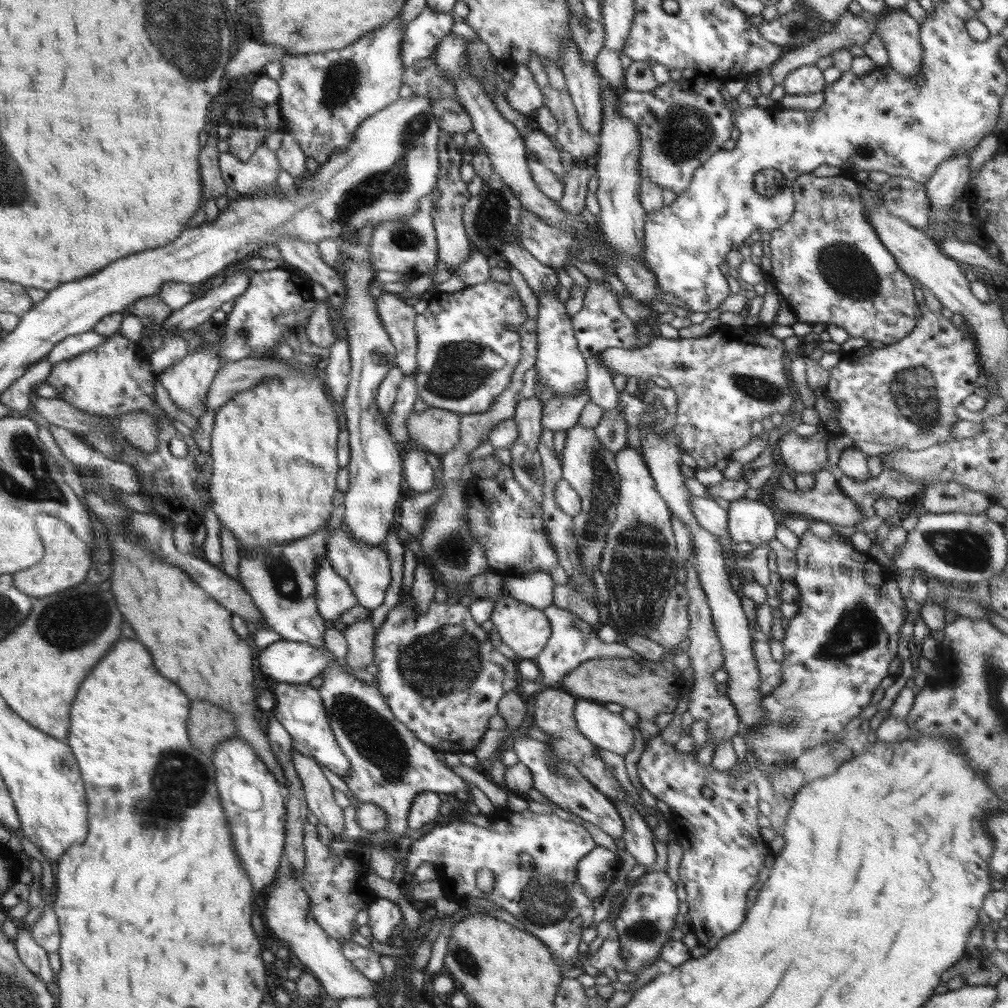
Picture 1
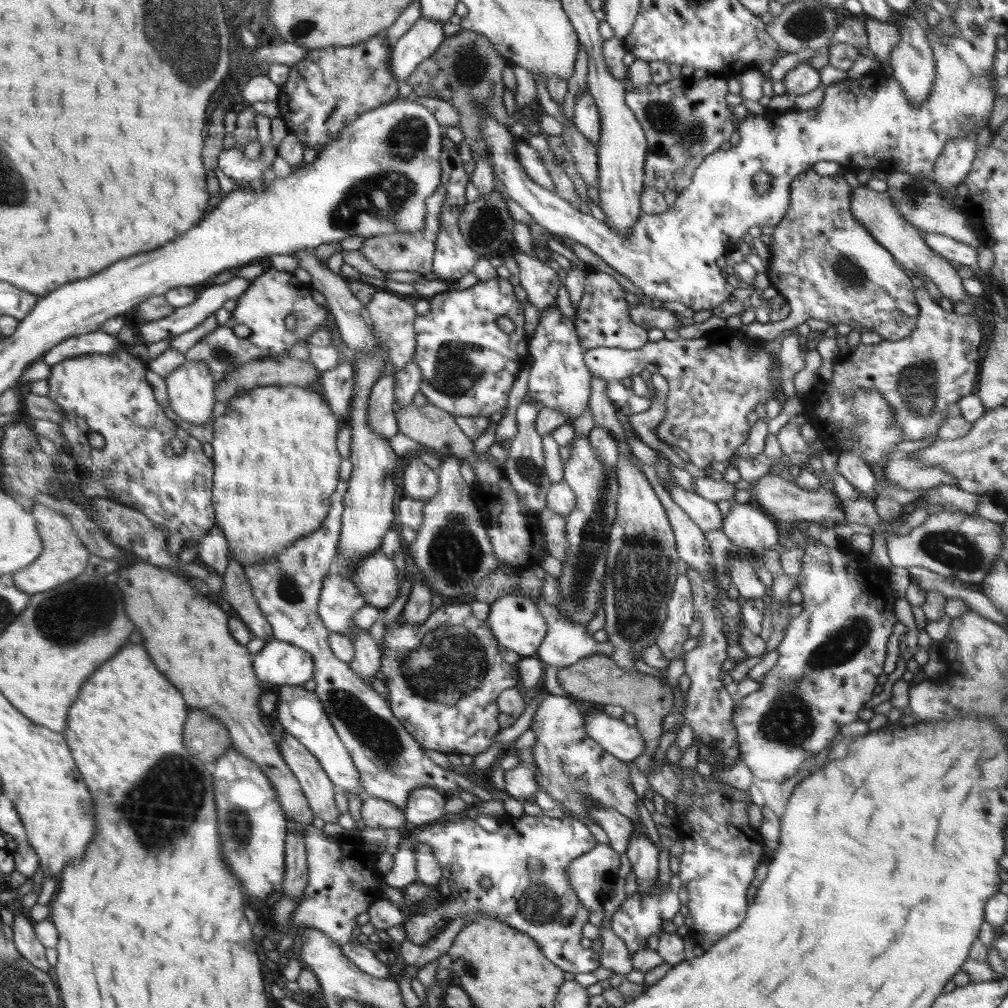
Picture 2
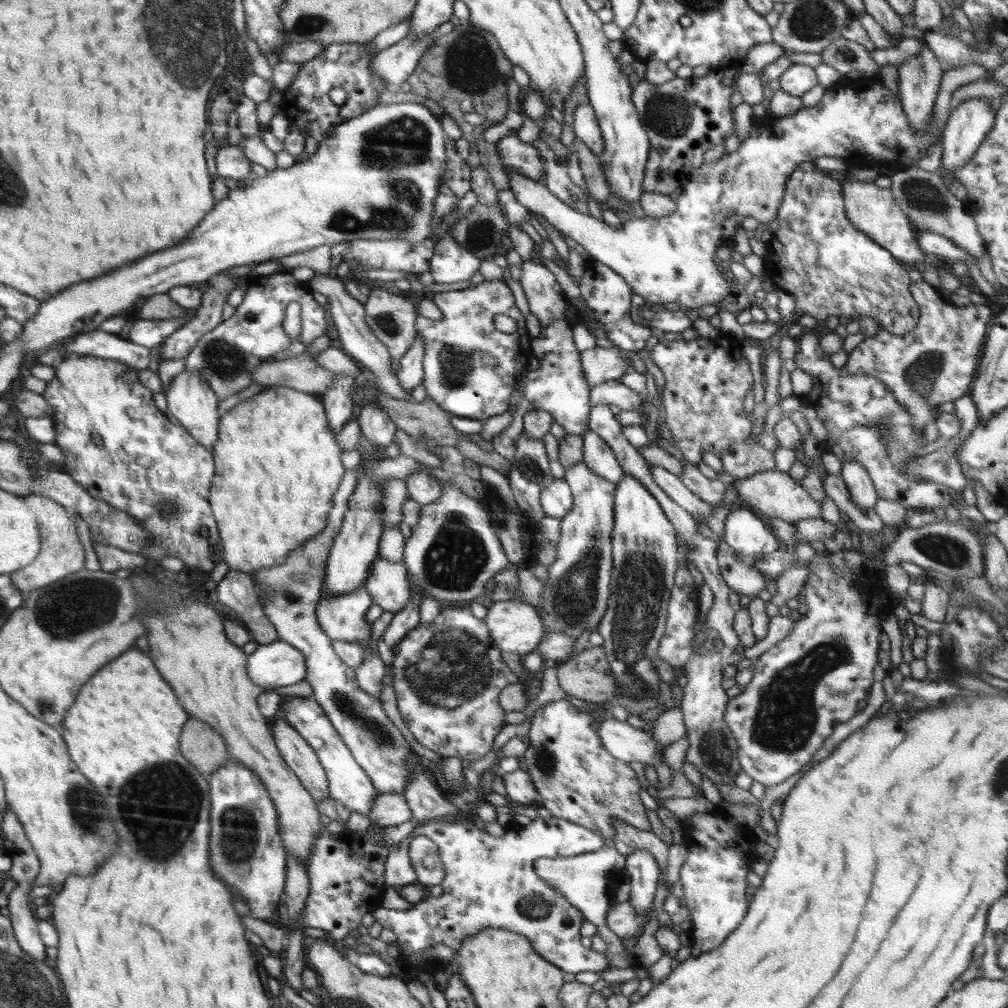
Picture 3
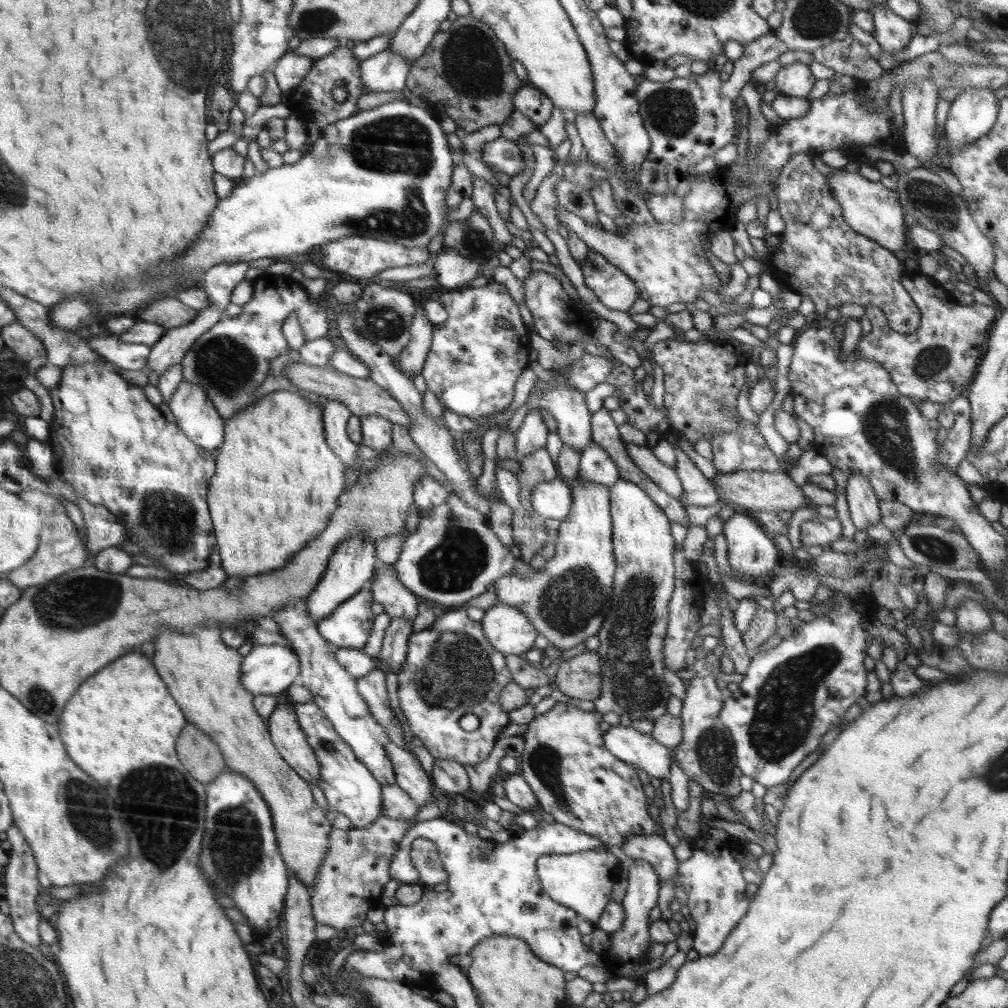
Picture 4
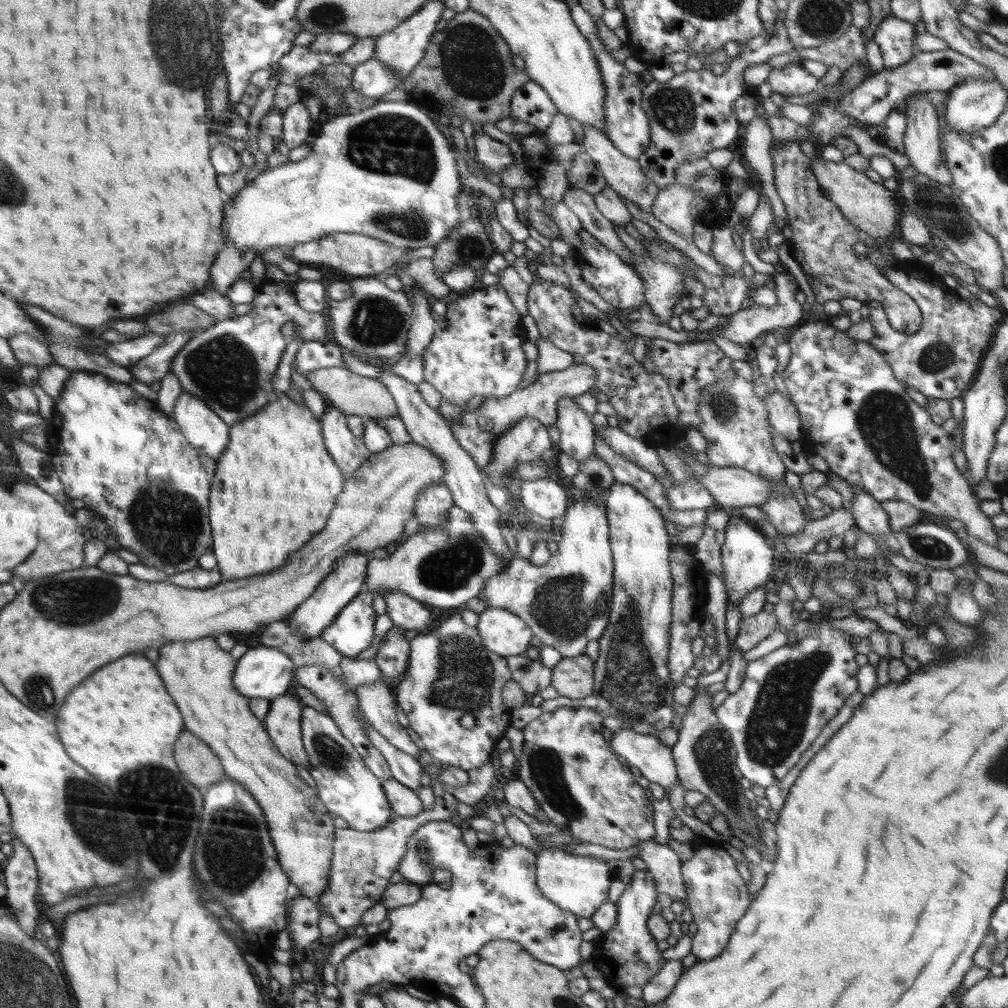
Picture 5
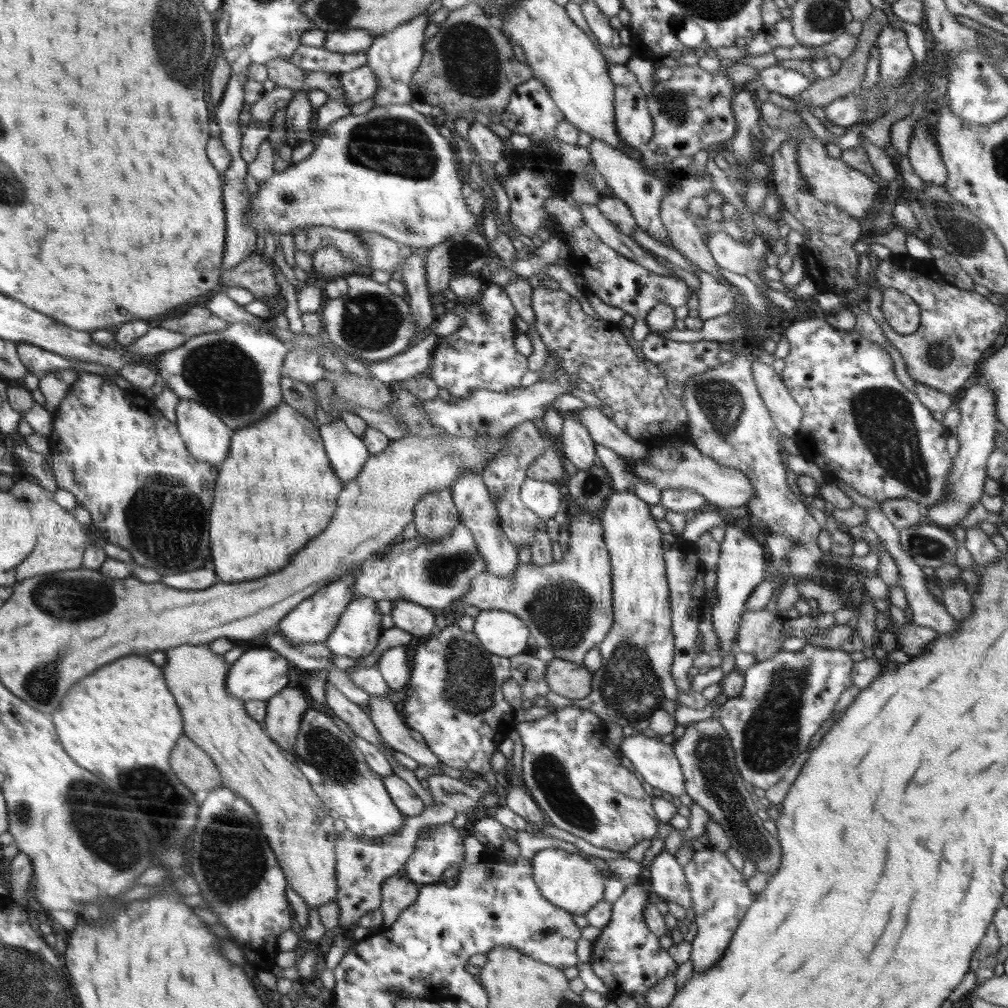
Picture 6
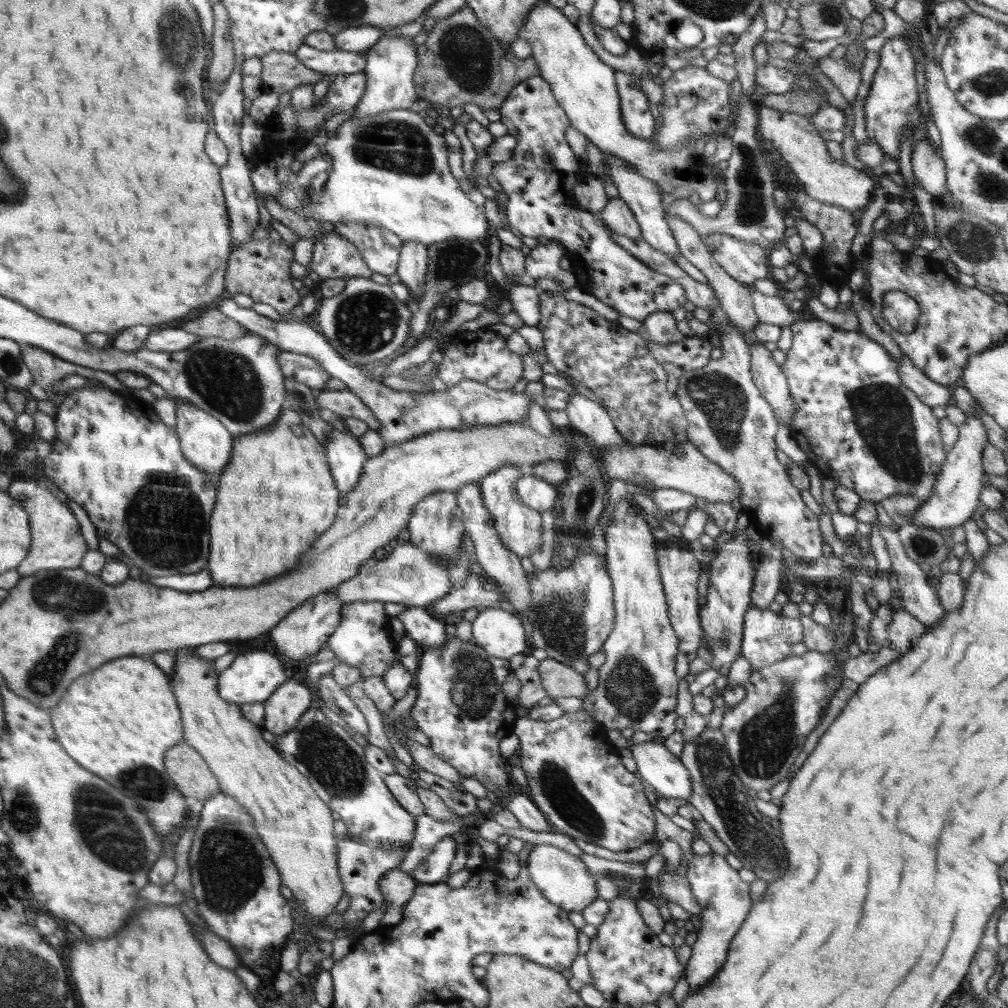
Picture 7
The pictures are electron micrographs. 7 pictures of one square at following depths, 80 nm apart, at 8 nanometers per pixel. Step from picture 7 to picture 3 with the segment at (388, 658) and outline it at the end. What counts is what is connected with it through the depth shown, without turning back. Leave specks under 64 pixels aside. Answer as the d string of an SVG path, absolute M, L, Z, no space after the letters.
M363 586L347 594L325 596L318 604L320 628L332 641L369 642L372 624L365 618L372 603L371 594Z

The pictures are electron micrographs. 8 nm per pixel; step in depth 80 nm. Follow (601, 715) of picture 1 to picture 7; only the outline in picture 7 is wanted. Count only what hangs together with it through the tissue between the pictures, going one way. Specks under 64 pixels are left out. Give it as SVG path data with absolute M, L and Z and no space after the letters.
M628 741L628 744L628 749L632 752L632 756L637 764L637 772L641 778L644 778L650 786L653 786L660 796L677 799L684 798L684 800L688 801L693 791L690 771L676 755L668 751L664 743L647 741L638 745L632 745L632 747L630 747L630 741Z

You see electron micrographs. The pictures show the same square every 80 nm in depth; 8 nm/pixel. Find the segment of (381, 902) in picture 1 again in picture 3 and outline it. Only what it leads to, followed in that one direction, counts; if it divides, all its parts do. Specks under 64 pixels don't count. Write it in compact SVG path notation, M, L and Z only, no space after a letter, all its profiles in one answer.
M536 817L532 819L530 825L525 826L516 823L513 819L504 829L504 835L496 837L487 833L487 831L478 829L476 825L464 826L464 824L458 824L458 822L446 824L446 822L438 822L438 820L429 820L418 824L407 838L400 841L398 850L389 853L384 872L386 886L406 886L418 881L418 875L416 875L409 856L410 841L417 836L427 836L438 846L439 856L444 864L445 876L442 884L440 884L443 889L442 896L436 898L436 896L428 893L421 902L415 903L407 910L388 909L377 904L372 911L374 920L380 922L384 929L391 930L398 937L395 946L400 949L401 961L405 967L428 972L434 976L438 970L444 970L445 966L436 968L438 960L425 955L429 948L443 942L446 946L450 946L452 950L458 950L462 946L464 939L480 933L482 929L494 927L504 928L528 938L532 948L542 958L555 964L564 972L571 972L576 975L578 972L589 970L600 973L605 968L608 968L609 962L604 953L595 952L580 943L580 929L584 918L578 908L566 901L566 896L558 893L556 889L548 887L544 882L538 884L538 886L534 884L534 888L522 888L522 882L526 882L528 870L532 872L537 858L569 857L595 851L605 845L604 839L598 833L592 832L579 824L557 817L552 817L547 822L542 817Z

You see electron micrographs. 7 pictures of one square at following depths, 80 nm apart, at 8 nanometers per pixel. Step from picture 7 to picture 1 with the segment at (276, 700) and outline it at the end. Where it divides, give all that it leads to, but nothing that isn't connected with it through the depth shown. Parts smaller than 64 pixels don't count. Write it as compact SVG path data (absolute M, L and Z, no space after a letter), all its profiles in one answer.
M296 745L291 750L291 759L302 783L312 820L327 826L335 840L344 830L344 819L343 808L336 801L332 785L328 783L324 772L312 756L303 755Z

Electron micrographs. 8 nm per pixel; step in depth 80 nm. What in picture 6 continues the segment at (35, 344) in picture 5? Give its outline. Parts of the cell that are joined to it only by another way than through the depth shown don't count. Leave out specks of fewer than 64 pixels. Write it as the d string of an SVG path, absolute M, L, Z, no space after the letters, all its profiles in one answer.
M16 342L17 353L22 364L26 367L27 372L31 372L38 379L46 376L49 372L57 370L76 370L78 373L77 364L70 362L67 358L44 350L30 342Z

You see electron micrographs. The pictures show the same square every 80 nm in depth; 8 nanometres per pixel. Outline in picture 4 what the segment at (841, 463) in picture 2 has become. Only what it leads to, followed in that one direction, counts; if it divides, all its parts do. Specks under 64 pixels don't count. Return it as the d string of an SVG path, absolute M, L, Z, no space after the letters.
M850 475L846 485L846 494L850 516L858 531L866 531L870 525L880 523L880 500L866 477Z

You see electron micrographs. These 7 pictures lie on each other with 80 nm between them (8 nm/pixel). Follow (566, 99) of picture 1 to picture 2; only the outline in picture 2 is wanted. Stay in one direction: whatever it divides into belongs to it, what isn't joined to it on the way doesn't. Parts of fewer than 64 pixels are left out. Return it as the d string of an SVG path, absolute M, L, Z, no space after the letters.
M564 127L560 136L568 146L575 162L578 174L589 187L599 187L598 153L596 144L590 142L576 127Z

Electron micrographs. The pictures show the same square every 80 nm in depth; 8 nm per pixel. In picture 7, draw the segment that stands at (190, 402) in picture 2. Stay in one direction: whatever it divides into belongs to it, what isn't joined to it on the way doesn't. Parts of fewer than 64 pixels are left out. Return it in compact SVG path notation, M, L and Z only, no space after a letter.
M178 403L178 416L175 430L179 434L180 449L184 458L192 462L192 465L208 474L223 474L231 460L234 437L216 418L208 412L189 403Z

